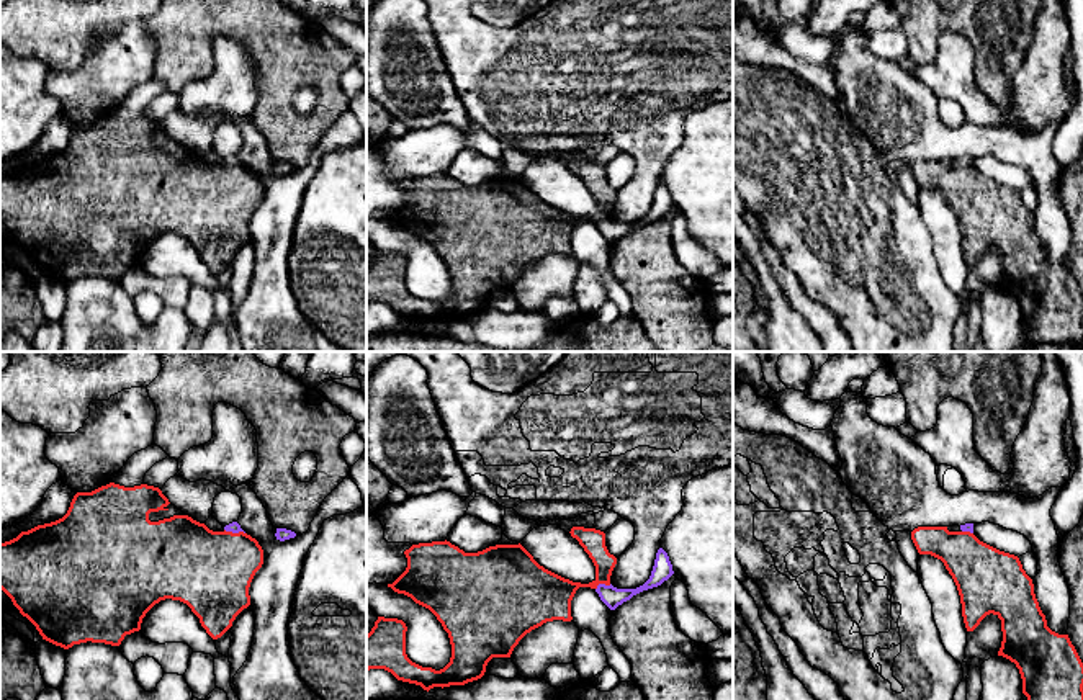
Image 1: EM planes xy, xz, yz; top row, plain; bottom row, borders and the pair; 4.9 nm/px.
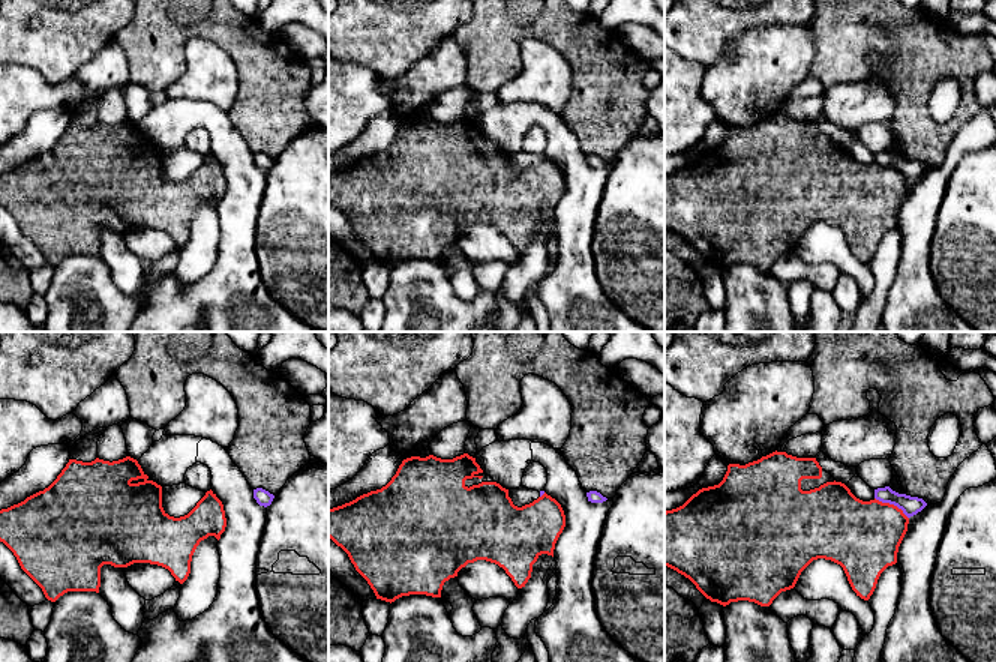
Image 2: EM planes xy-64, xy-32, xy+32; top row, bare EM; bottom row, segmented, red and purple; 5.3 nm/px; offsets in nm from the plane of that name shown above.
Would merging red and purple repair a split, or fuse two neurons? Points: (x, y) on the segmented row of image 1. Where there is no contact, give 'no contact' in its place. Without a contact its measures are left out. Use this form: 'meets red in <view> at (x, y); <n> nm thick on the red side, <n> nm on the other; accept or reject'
meets red in xz at (602, 583); 190 nm thick on the red side, 100 nm on the other; reject

